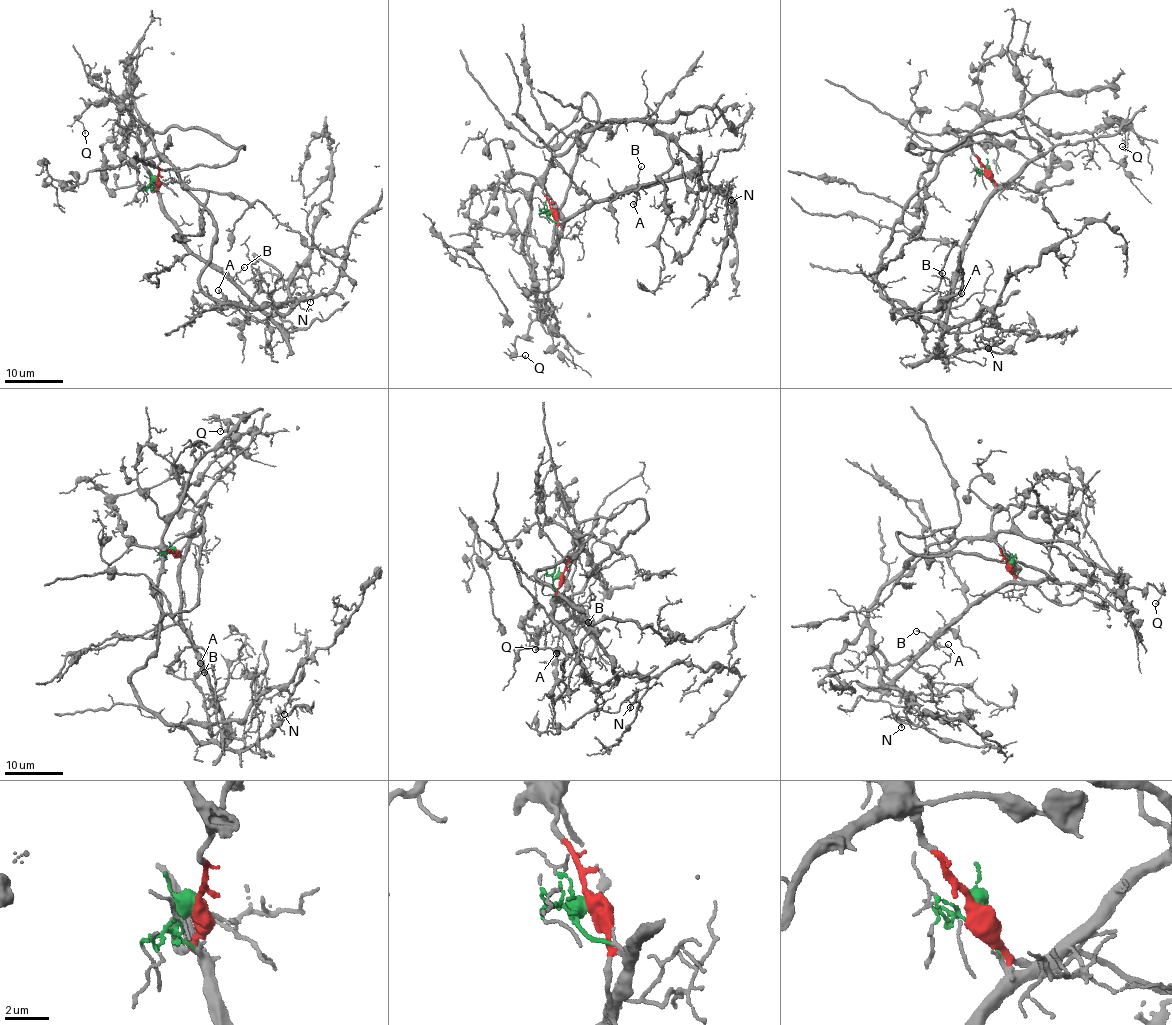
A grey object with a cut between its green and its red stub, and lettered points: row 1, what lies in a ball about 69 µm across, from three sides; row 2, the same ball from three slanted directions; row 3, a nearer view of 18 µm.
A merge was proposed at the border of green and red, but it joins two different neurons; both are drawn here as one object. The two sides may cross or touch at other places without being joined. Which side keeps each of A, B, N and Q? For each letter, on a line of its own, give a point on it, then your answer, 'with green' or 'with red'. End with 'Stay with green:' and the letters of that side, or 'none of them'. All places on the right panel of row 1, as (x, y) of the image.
A: (961, 293) | with red
B: (942, 273) | with green
N: (988, 348) | with red
Q: (1122, 146) | with red
Stay with green: B

